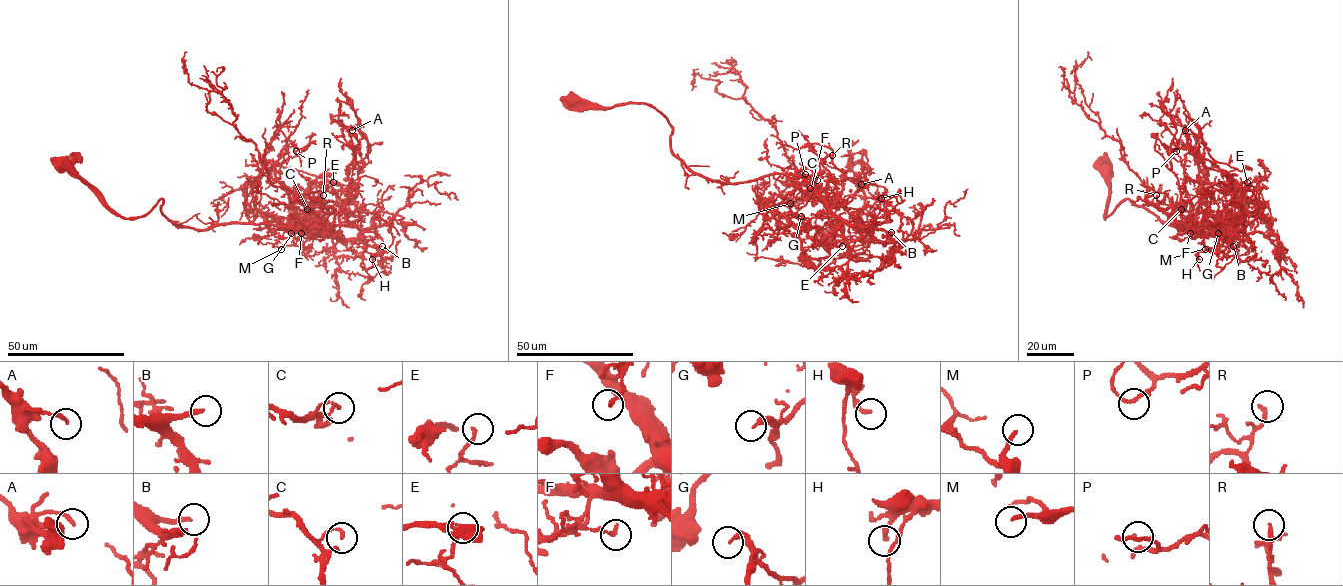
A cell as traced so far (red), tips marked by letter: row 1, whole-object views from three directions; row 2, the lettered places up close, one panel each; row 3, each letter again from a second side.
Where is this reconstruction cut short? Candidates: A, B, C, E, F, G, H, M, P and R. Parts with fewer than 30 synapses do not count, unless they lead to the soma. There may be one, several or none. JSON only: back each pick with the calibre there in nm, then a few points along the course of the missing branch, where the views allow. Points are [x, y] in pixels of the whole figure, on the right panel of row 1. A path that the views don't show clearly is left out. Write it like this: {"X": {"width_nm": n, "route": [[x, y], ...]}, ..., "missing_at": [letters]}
{"B": {"width_nm": 220, "route": [[1233, 246], [1231, 249], [1239, 264], [1233, 274], [1230, 269]]}, "missing_at": ["B"]}

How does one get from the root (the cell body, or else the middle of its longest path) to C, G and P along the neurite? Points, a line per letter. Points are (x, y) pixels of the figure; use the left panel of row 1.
C: (61, 164), (125, 217), (144, 216), (162, 199), (175, 224), (296, 232), (307, 209)
G: (61, 164), (125, 217), (144, 216), (162, 199), (175, 224), (292, 232), (278, 222), (299, 224), (291, 233)
P: (61, 164), (125, 217), (162, 199), (175, 224), (274, 224), (281, 238), (252, 186), (277, 129), (296, 151)

